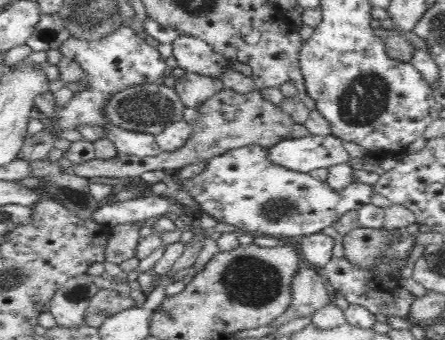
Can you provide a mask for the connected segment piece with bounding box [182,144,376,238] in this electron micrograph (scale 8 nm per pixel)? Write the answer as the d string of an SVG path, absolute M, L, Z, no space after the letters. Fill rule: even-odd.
M258 144L248 145L242 148L234 148L223 152L220 156L211 158L208 168L202 176L194 178L192 182L186 182L185 188L200 204L204 213L216 219L218 223L230 224L243 228L249 233L261 234L262 236L305 236L321 233L324 228L332 225L343 213L358 210L362 206L371 204L376 191L370 184L354 182L347 192L335 192L327 182L315 180L309 173L295 172L286 169L273 160L270 160L269 150L273 146Z

